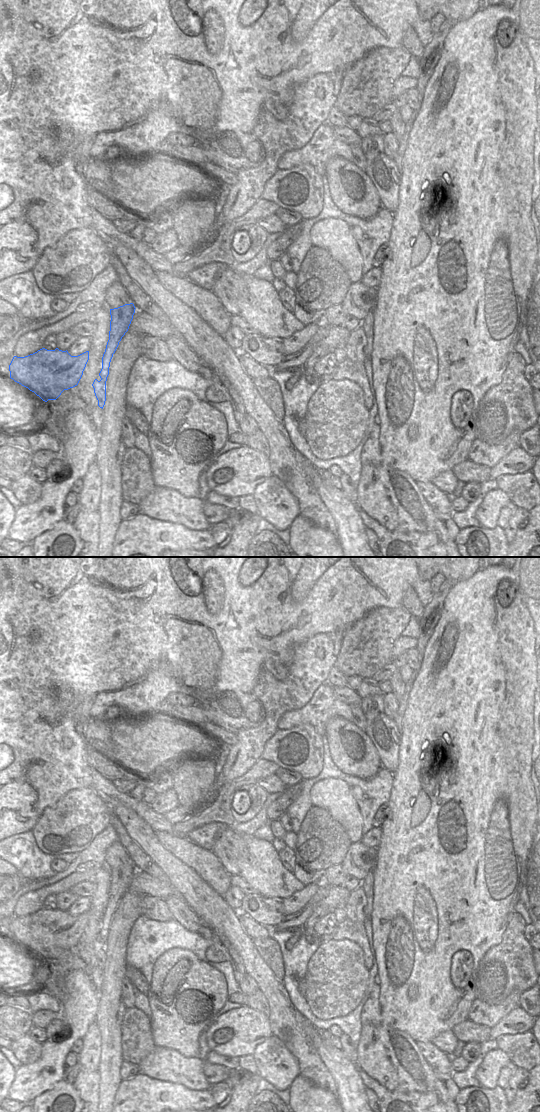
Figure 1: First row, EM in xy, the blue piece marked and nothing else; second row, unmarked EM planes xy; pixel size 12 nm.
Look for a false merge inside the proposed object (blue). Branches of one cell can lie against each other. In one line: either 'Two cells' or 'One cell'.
Two cells.

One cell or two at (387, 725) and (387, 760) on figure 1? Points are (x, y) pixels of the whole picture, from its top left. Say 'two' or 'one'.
one

